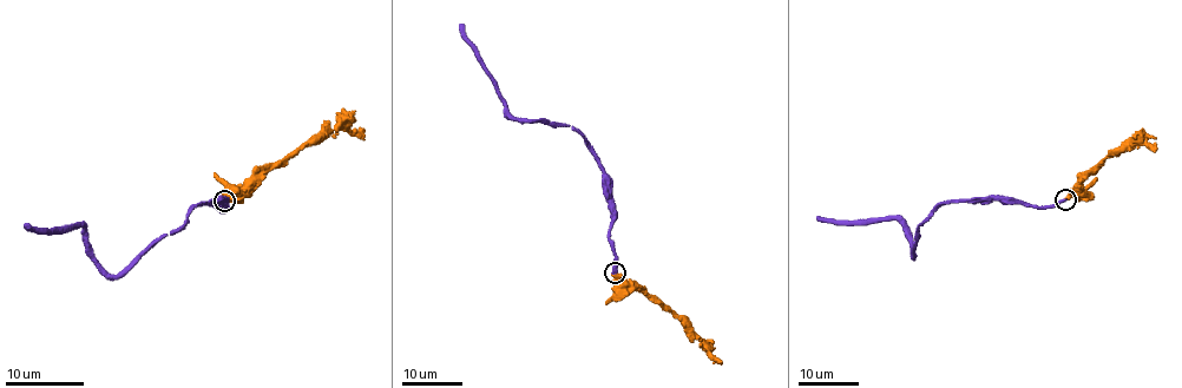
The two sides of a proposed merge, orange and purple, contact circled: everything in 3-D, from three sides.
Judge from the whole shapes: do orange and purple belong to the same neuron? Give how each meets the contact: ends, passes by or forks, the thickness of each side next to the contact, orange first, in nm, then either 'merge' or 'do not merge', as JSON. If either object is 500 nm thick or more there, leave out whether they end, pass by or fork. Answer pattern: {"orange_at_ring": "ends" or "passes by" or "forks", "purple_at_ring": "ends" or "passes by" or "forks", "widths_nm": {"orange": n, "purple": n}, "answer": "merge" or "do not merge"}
{"orange_at_ring": "ends", "purple_at_ring": "ends", "widths_nm": {"orange": 440, "purple": 340}, "answer": "merge"}

